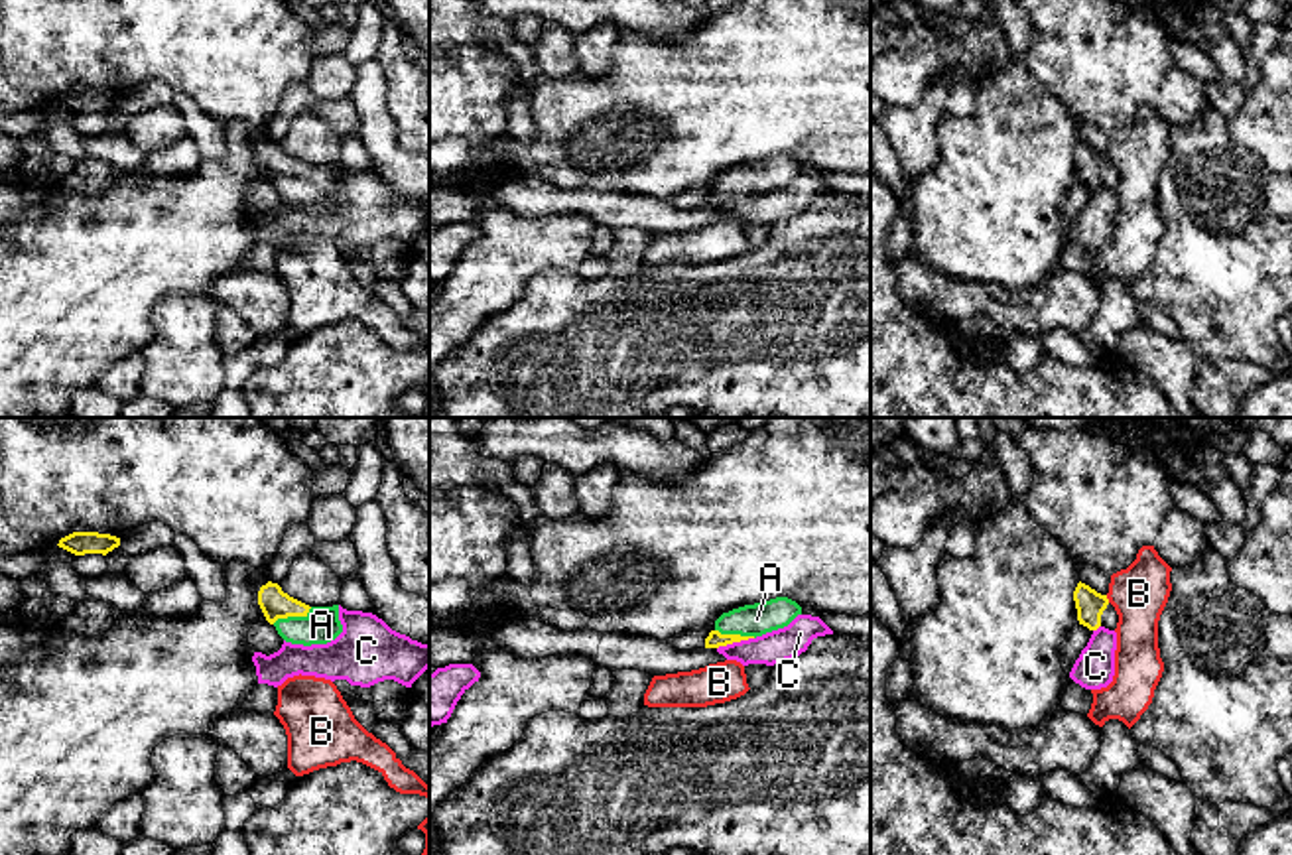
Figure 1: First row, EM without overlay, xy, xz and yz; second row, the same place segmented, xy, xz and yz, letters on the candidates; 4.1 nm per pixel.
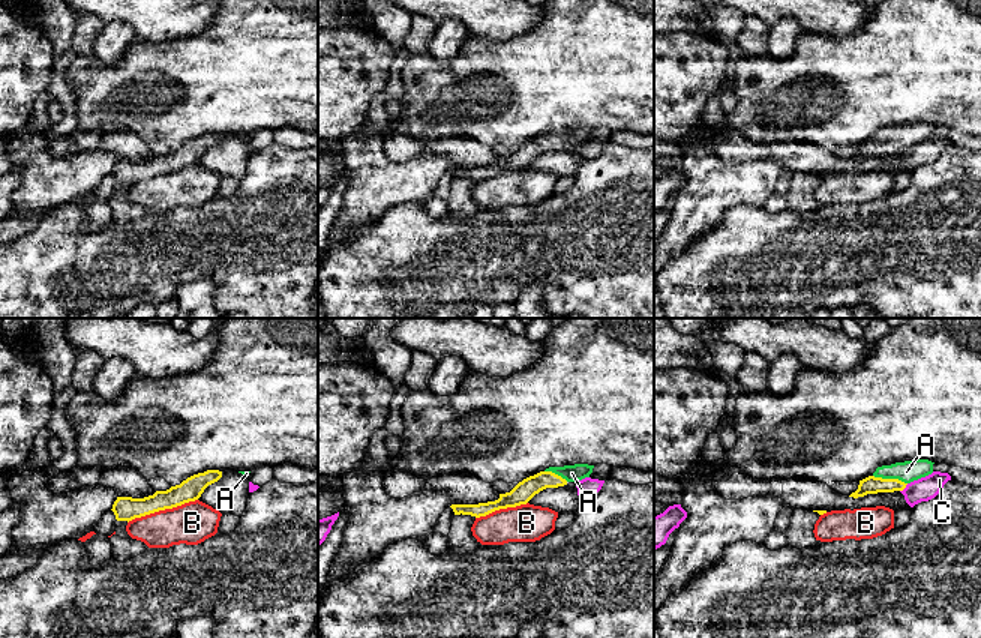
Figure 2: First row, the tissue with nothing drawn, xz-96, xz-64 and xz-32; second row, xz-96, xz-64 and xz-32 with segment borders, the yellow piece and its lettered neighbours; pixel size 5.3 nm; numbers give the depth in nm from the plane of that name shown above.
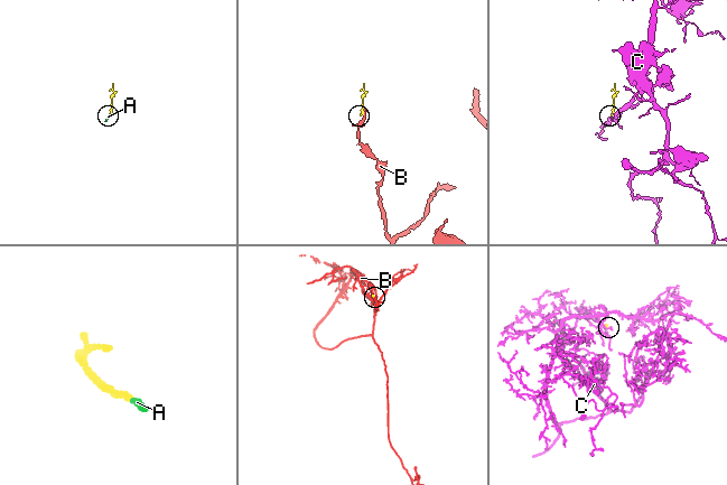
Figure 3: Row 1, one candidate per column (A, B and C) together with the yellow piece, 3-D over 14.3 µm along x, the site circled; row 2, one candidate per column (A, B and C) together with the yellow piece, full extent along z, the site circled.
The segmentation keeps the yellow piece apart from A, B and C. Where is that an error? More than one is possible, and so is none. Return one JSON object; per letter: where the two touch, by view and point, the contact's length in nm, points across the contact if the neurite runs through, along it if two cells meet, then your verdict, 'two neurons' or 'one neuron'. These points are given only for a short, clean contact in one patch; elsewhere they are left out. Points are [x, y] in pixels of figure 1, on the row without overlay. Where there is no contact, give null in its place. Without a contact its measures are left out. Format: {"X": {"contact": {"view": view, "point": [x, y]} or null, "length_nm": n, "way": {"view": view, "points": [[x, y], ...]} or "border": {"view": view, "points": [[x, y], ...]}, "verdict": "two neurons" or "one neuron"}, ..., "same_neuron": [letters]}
{"A": {"contact": {"view": "xy", "point": [292, 174]}, "length_nm": 180, "way": {"view": "xy", "points": [[274, 162], [292, 174], [302, 184], [322, 184]]}, "verdict": "one neuron"}, "B": {"contact": {"view": "yz", "point": [1107, 158]}, "length_nm": 40, "verdict": "two neurons"}, "C": {"contact": {"view": "xz", "point": [735, 199]}, "length_nm": 160, "border": {"view": "xz", "points": [[753, 196], [717, 207]]}, "verdict": "two neurons"}, "same_neuron": ["A"]}

